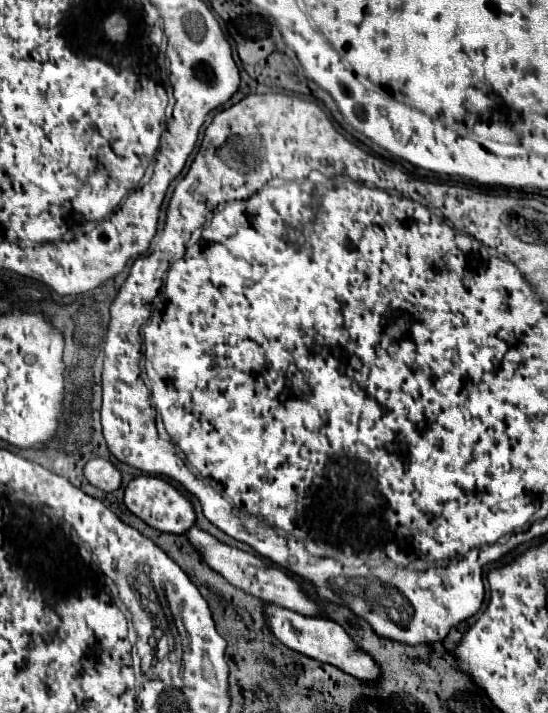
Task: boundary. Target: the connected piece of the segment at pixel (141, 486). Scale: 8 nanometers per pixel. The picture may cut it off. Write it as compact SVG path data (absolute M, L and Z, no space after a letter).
M139 476L139 478L131 480L129 486L125 488L123 502L137 518L141 518L145 524L149 524L151 528L161 530L161 532L183 534L195 524L195 512L193 512L191 502L179 490L175 490L169 482L165 482L163 478L157 478L157 476Z

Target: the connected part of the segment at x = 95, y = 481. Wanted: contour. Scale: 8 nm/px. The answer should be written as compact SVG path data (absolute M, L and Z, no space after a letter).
M92 458L85 464L85 478L103 492L115 492L121 486L121 473L108 458Z

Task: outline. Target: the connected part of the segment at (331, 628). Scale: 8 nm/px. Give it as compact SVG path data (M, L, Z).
M265 604L263 614L265 614L265 620L269 622L269 628L275 634L275 638L279 642L283 642L287 648L301 652L309 658L315 658L319 662L333 664L333 666L341 668L343 672L347 672L363 682L369 682L369 684L375 682L375 678L379 676L379 668L373 662L373 658L369 654L365 654L363 650L359 650L353 644L353 640L349 638L349 634L337 622L333 622L329 618L321 618L321 616L303 616L299 612L293 612L293 610L275 606L275 604Z

